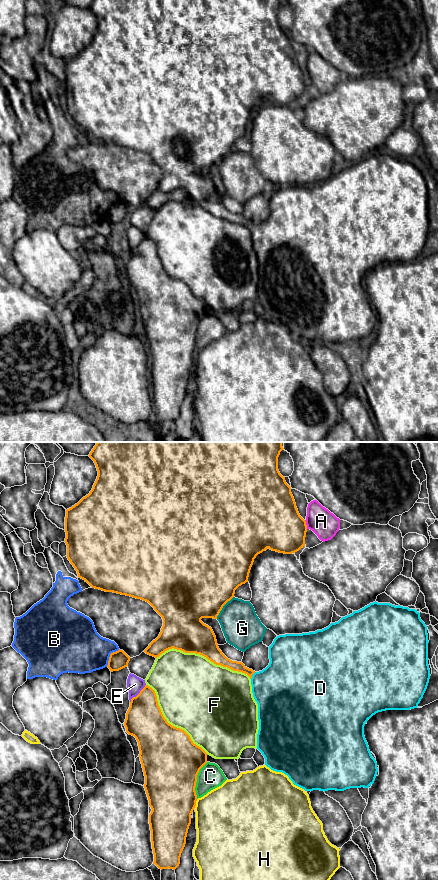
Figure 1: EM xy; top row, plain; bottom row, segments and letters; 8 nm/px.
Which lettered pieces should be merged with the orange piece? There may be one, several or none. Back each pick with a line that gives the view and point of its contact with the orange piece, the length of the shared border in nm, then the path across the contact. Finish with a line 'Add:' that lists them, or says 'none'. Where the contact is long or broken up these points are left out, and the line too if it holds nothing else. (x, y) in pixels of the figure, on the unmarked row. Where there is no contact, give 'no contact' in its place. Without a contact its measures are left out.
Add: none

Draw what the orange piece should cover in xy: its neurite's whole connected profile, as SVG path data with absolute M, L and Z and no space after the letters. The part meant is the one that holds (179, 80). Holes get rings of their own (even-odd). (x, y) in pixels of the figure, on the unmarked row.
M93 0L92 1L92 3L89 6L89 9L94 13L96 17L98 28L90 45L85 49L83 49L77 56L66 62L65 95L67 97L67 110L77 123L78 129L87 134L92 140L99 141L105 144L113 144L121 147L126 147L146 153L162 169L163 178L161 180L161 184L159 188L155 192L153 192L149 196L149 198L144 202L146 206L157 210L165 203L174 200L177 202L181 202L185 205L200 206L216 217L221 217L233 223L245 225L250 229L250 231L252 230L252 227L255 225L255 223L247 220L242 214L232 213L228 211L219 201L216 188L212 180L204 176L201 173L201 171L202 170L217 171L217 168L219 167L223 158L234 149L235 142L242 136L248 134L248 129L251 119L253 117L254 111L258 106L262 105L268 100L272 103L276 103L279 105L292 106L299 103L301 100L305 98L305 89L307 84L306 73L300 68L298 64L294 49L291 45L291 39L286 35L285 29L283 29L278 22L278 9L283 1L284 0Z

